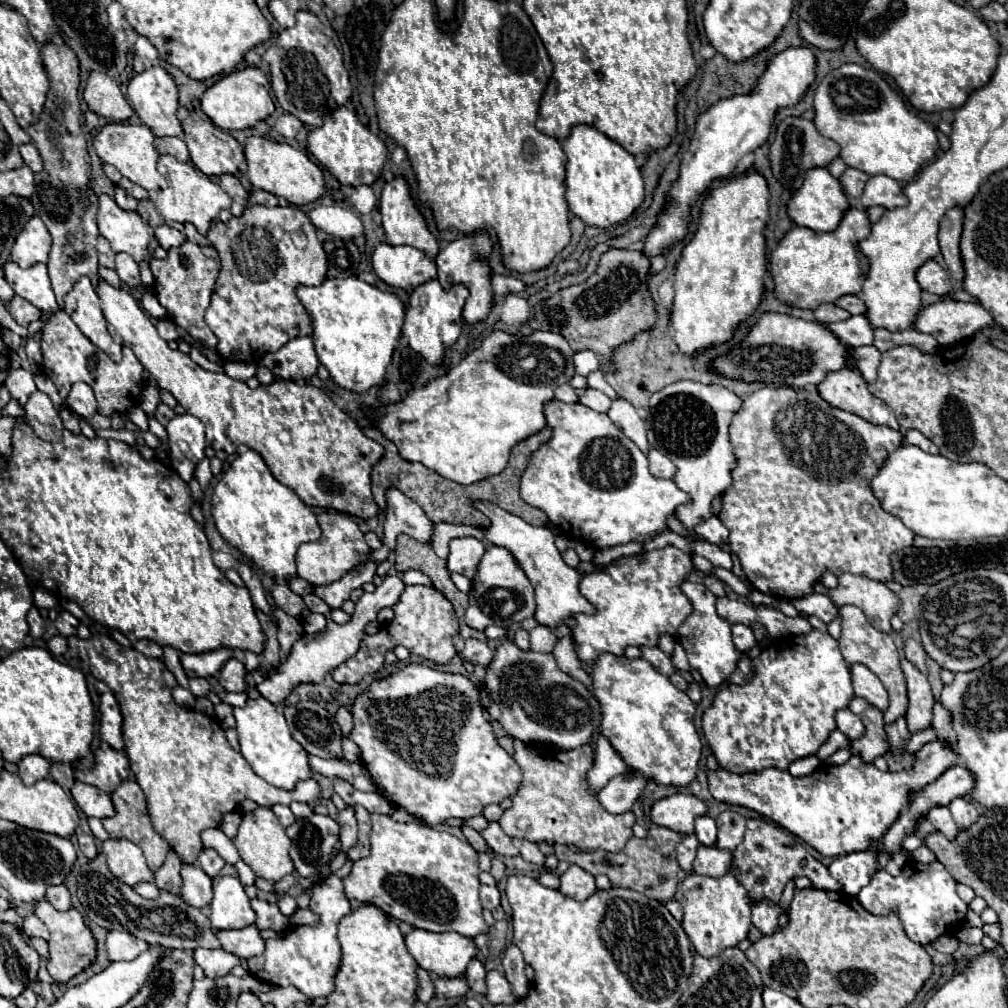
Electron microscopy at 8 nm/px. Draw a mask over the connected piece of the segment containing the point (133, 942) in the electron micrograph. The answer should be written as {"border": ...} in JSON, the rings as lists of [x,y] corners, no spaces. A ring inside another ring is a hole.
{"border":[[[109,932],[105,938],[105,948],[107,958],[115,962],[115,960],[135,960],[149,946],[129,932]]]}

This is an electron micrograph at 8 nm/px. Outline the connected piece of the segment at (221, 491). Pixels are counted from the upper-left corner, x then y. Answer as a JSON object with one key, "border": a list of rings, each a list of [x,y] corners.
{"border":[[[245,450],[235,458],[235,462],[231,462],[229,470],[213,490],[211,504],[221,536],[273,578],[285,580],[287,576],[295,576],[297,548],[303,542],[311,542],[321,536],[315,512],[301,502],[289,486],[275,480],[263,458],[253,450]]]}

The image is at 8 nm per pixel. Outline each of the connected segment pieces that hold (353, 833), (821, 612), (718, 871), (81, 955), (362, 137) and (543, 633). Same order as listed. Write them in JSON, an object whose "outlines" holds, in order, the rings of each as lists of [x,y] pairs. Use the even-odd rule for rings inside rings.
{"outlines":[[[[353,806],[339,812],[337,822],[341,826],[341,850],[347,852],[349,848],[353,848],[357,844],[357,820],[353,814]]],[[[809,594],[809,596],[803,596],[803,598],[795,598],[793,606],[799,610],[799,614],[817,616],[825,624],[829,624],[839,614],[839,608],[823,594]]],[[[699,846],[697,858],[693,862],[693,870],[703,876],[721,876],[727,872],[731,864],[731,852],[721,850],[717,846]]],[[[41,900],[35,908],[35,916],[51,932],[51,940],[49,940],[51,958],[47,962],[47,970],[55,978],[55,982],[67,982],[69,978],[79,974],[83,968],[87,968],[95,960],[95,940],[93,940],[89,928],[83,924],[83,916],[75,908],[71,908],[67,912],[59,912],[47,900]]],[[[345,106],[337,108],[329,116],[325,116],[323,126],[315,128],[309,132],[309,152],[341,182],[349,186],[359,186],[367,184],[371,186],[385,164],[387,158],[387,148],[385,142],[375,136],[365,124],[359,122],[357,114]]],[[[537,626],[537,628],[531,630],[531,648],[535,652],[549,652],[551,640],[553,640],[553,646],[555,646],[557,638],[551,636],[551,632],[549,632],[547,626]]]]}

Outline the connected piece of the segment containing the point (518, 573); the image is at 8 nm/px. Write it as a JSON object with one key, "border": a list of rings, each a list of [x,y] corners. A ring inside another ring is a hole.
{"border":[[[491,546],[487,548],[487,552],[483,554],[479,566],[477,566],[477,572],[475,576],[471,578],[471,590],[469,590],[469,608],[465,612],[465,622],[471,626],[471,628],[487,628],[493,624],[493,620],[489,620],[489,616],[485,616],[485,612],[481,612],[479,608],[479,602],[485,602],[485,604],[503,604],[503,600],[499,602],[493,602],[491,598],[493,596],[509,596],[509,606],[505,606],[505,612],[501,612],[499,618],[507,618],[507,626],[515,624],[515,622],[521,622],[529,616],[533,616],[535,612],[535,598],[533,598],[533,586],[531,582],[527,580],[527,576],[523,574],[523,570],[517,566],[517,562],[513,560],[513,556],[505,550],[505,548],[499,548],[499,546]],[[501,588],[509,588],[509,590],[501,590]]]}

